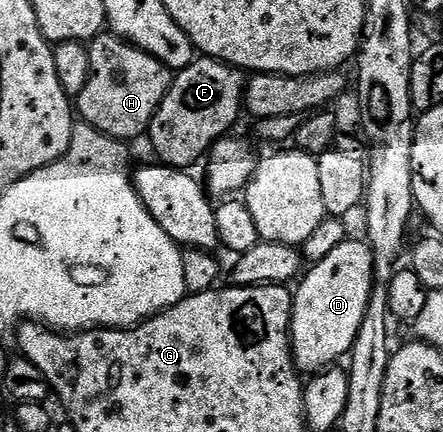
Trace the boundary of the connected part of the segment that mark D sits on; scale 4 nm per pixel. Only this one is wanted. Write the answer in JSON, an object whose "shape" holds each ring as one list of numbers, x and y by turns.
{"shape":[[352,239,334,247,326,259,315,262,299,278,292,298,291,331,292,359,297,370,315,375,335,366,339,357,347,358,351,354,358,327,362,327,370,303,373,284,372,251,363,240]]}

